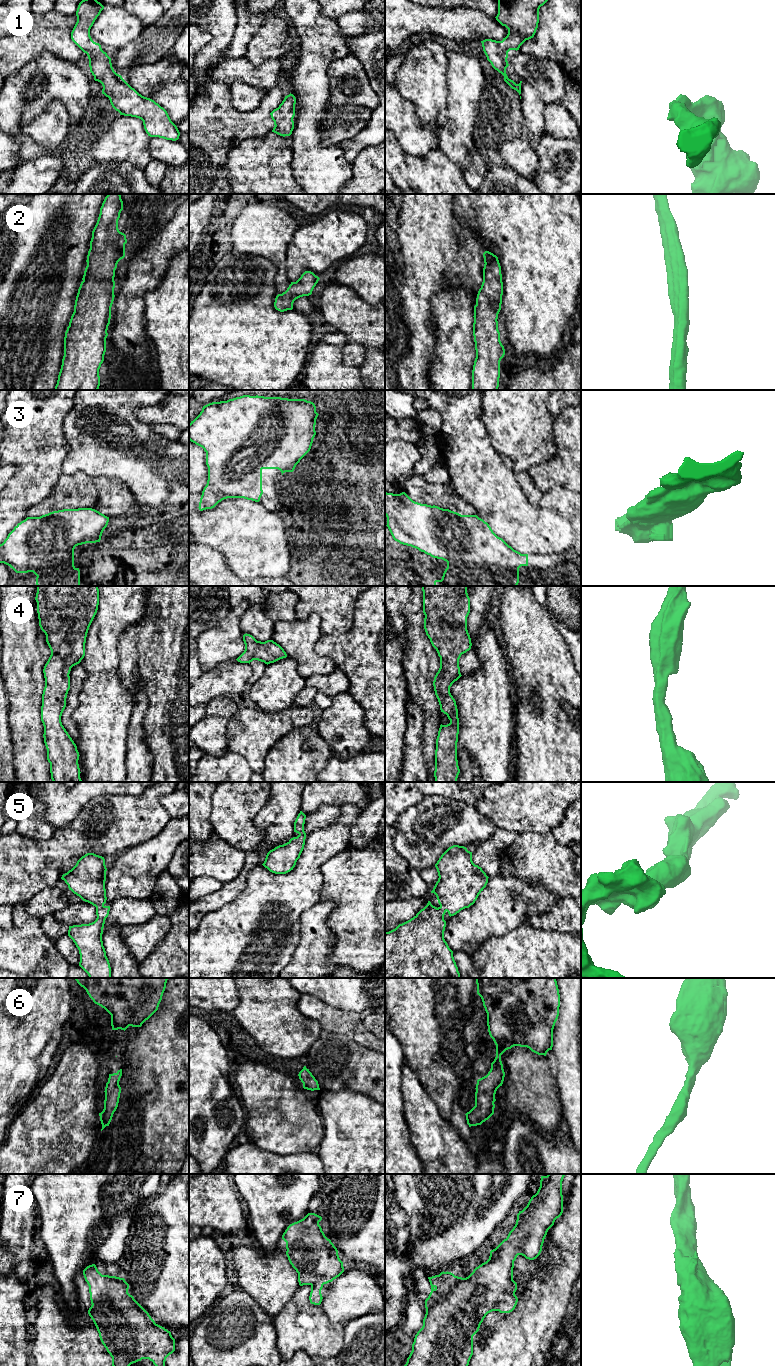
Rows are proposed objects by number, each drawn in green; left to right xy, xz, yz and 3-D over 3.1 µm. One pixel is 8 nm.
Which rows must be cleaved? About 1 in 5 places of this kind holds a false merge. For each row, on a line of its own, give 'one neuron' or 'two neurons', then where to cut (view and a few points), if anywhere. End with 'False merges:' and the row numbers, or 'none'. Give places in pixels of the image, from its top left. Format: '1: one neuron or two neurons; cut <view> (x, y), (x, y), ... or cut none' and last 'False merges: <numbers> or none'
1: one neuron; cut none
2: one neuron; cut none
3: one neuron; cut none
4: one neuron; cut none
5: one neuron; cut none
6: one neuron; cut none
7: one neuron; cut none
False merges: none

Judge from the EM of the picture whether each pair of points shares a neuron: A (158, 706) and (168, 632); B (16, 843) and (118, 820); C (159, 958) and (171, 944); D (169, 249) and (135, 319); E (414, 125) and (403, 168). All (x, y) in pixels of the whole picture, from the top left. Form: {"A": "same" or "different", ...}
{"A": "same", "B": "same", "C": "same", "D": "same", "E": "different"}

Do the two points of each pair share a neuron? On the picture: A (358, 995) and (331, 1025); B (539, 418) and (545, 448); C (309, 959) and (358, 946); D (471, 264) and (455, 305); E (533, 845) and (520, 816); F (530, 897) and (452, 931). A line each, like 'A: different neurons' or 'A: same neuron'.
A: different neurons
B: same neuron
C: different neurons
D: different neurons
E: different neurons
F: same neuron

